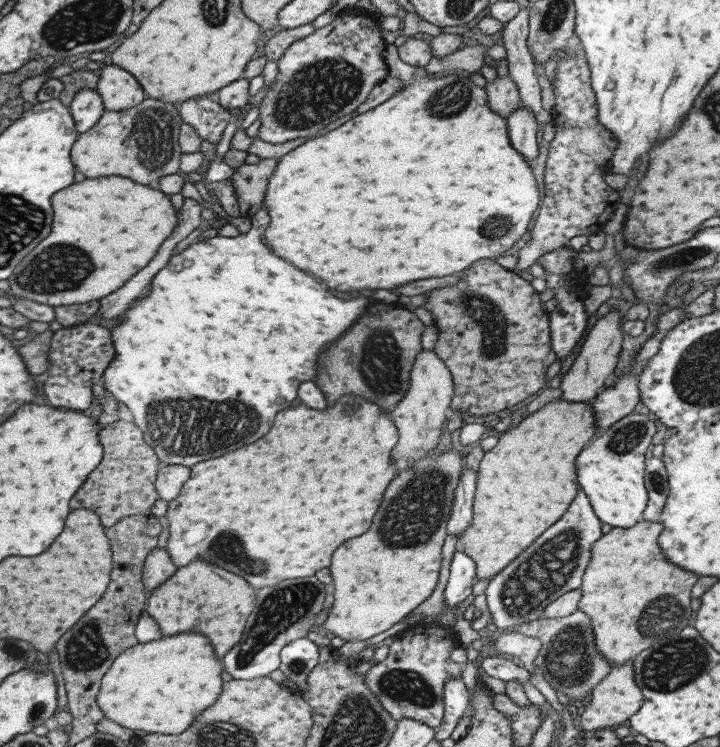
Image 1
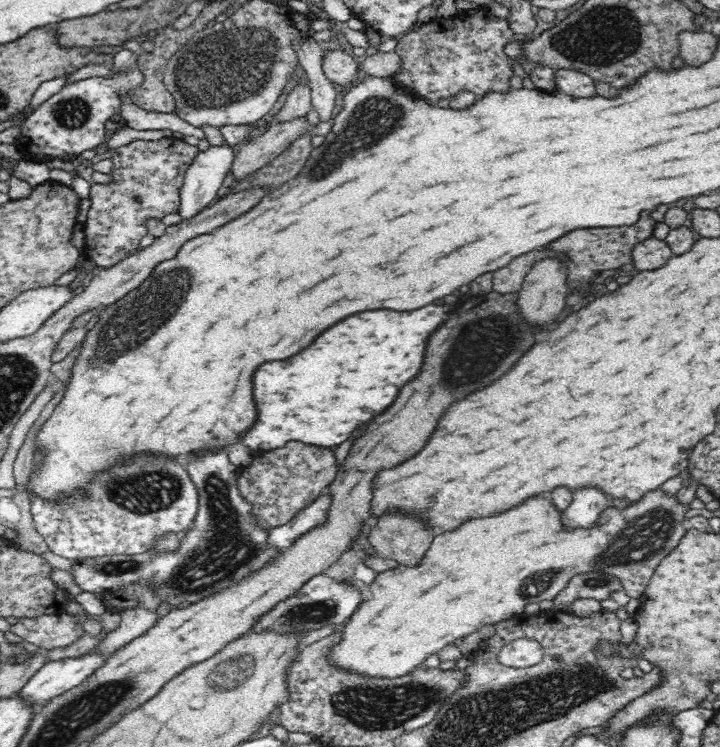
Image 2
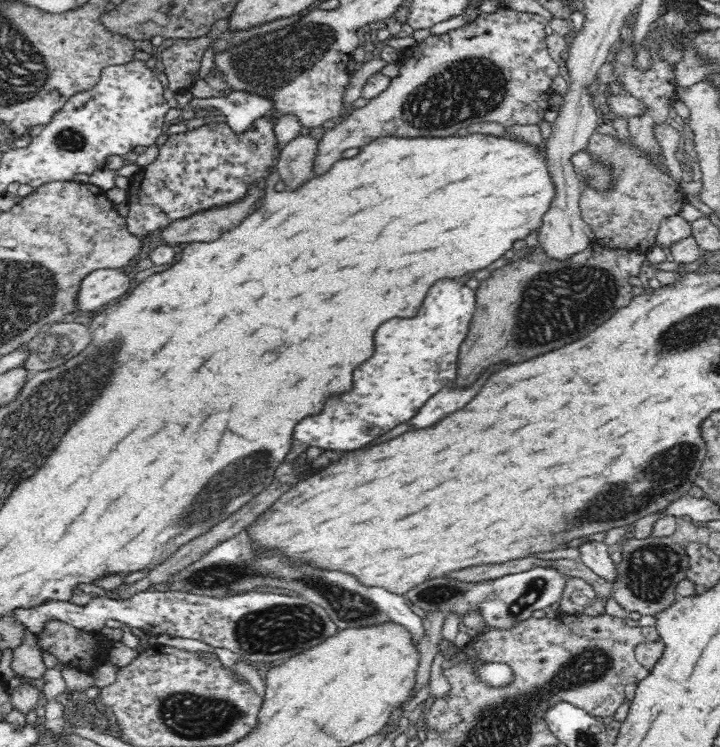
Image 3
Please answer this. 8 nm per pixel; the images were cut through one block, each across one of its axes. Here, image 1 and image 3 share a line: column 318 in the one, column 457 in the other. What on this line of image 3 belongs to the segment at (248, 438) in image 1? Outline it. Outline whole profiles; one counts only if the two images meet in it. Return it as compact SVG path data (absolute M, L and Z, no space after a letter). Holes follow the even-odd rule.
M454 280L436 282L430 288L424 304L420 306L418 316L409 319L395 317L382 324L382 328L378 328L374 336L374 354L370 356L370 360L362 362L354 370L352 388L334 400L326 400L324 412L320 412L318 416L310 416L298 422L294 428L294 438L308 446L318 446L326 450L358 450L374 442L380 434L410 420L416 414L416 410L422 408L422 402L426 402L444 384L456 378L458 348L468 334L472 314L474 314L474 290L470 290L468 286L460 286Z

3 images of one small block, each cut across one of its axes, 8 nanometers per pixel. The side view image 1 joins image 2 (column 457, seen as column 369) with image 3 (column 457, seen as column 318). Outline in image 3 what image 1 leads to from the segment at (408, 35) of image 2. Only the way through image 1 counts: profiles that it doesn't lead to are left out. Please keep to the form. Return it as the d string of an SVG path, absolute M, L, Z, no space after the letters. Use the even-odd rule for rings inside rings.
M500 7L495 12L484 13L480 12L475 21L471 23L466 23L465 25L450 30L444 34L431 34L427 38L417 42L409 50L404 50L402 52L399 61L396 63L400 74L397 77L391 78L390 86L386 88L385 92L378 94L374 99L370 100L366 106L356 109L346 116L346 120L343 120L341 124L336 125L334 128L328 129L321 138L318 144L318 154L316 154L315 162L313 164L314 174L324 174L330 170L330 166L334 163L337 163L342 159L342 153L345 150L351 148L364 148L366 144L370 144L371 140L385 137L385 136L394 136L394 137L406 137L412 138L412 136L452 136L456 134L460 128L467 128L467 125L478 124L479 122L484 121L494 121L502 126L508 128L514 125L531 125L537 124L544 120L544 116L548 109L551 109L549 100L553 96L554 92L550 89L552 84L552 79L558 74L558 68L560 68L560 63L557 63L549 53L549 48L546 42L547 36L544 28L549 25L549 21L540 14L518 12L507 7Z

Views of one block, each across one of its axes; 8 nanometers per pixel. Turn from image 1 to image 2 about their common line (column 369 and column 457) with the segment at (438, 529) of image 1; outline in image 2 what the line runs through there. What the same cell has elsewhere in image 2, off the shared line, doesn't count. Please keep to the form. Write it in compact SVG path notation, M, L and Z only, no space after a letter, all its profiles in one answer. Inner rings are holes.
M660 489L648 492L638 502L634 502L630 507L626 508L606 508L602 512L602 518L598 520L596 526L588 528L588 530L570 530L570 532L562 532L562 524L560 524L560 514L556 512L554 504L548 498L536 496L526 500L524 504L502 512L498 516L490 516L490 518L476 518L476 520L468 520L462 524L460 530L454 532L444 532L434 536L432 546L428 548L426 556L422 558L422 564L410 568L405 568L399 565L397 568L386 570L386 572L378 573L374 582L370 584L370 591L372 591L372 600L362 602L360 606L352 613L352 616L346 620L346 626L342 630L342 640L337 642L334 648L329 650L329 661L340 670L346 672L353 672L363 676L364 678L378 678L378 679L394 679L405 677L409 672L412 672L418 666L421 666L430 656L440 652L444 646L454 643L458 638L467 637L468 635L478 631L486 624L494 624L501 620L510 619L512 616L524 614L524 609L530 603L541 604L543 601L552 601L554 598L568 586L570 580L578 574L586 574L588 572L604 572L607 576L614 576L622 582L623 590L630 597L630 599L638 599L645 594L646 587L652 580L652 576L656 568L660 565L660 561L664 560L673 548L678 546L680 539L687 531L682 527L682 521L686 518L684 513L689 508L688 504L682 504L677 501L675 495L666 495Z

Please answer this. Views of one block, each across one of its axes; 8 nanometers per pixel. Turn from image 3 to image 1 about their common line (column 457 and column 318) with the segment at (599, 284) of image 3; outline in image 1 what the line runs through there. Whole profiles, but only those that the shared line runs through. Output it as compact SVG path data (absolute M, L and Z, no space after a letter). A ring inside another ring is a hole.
M398 304L392 305L388 312L370 311L368 314L364 314L360 320L356 320L356 326L352 326L352 330L344 332L344 338L338 340L338 344L334 344L328 350L328 354L322 356L322 360L320 360L322 368L320 368L320 376L318 376L316 384L322 390L322 394L326 396L326 400L330 402L328 406L332 406L332 402L342 398L344 394L356 394L356 396L370 400L372 404L378 404L384 410L390 406L396 407L396 404L404 398L410 388L410 370L424 349L421 345L424 326L415 313L399 308Z

